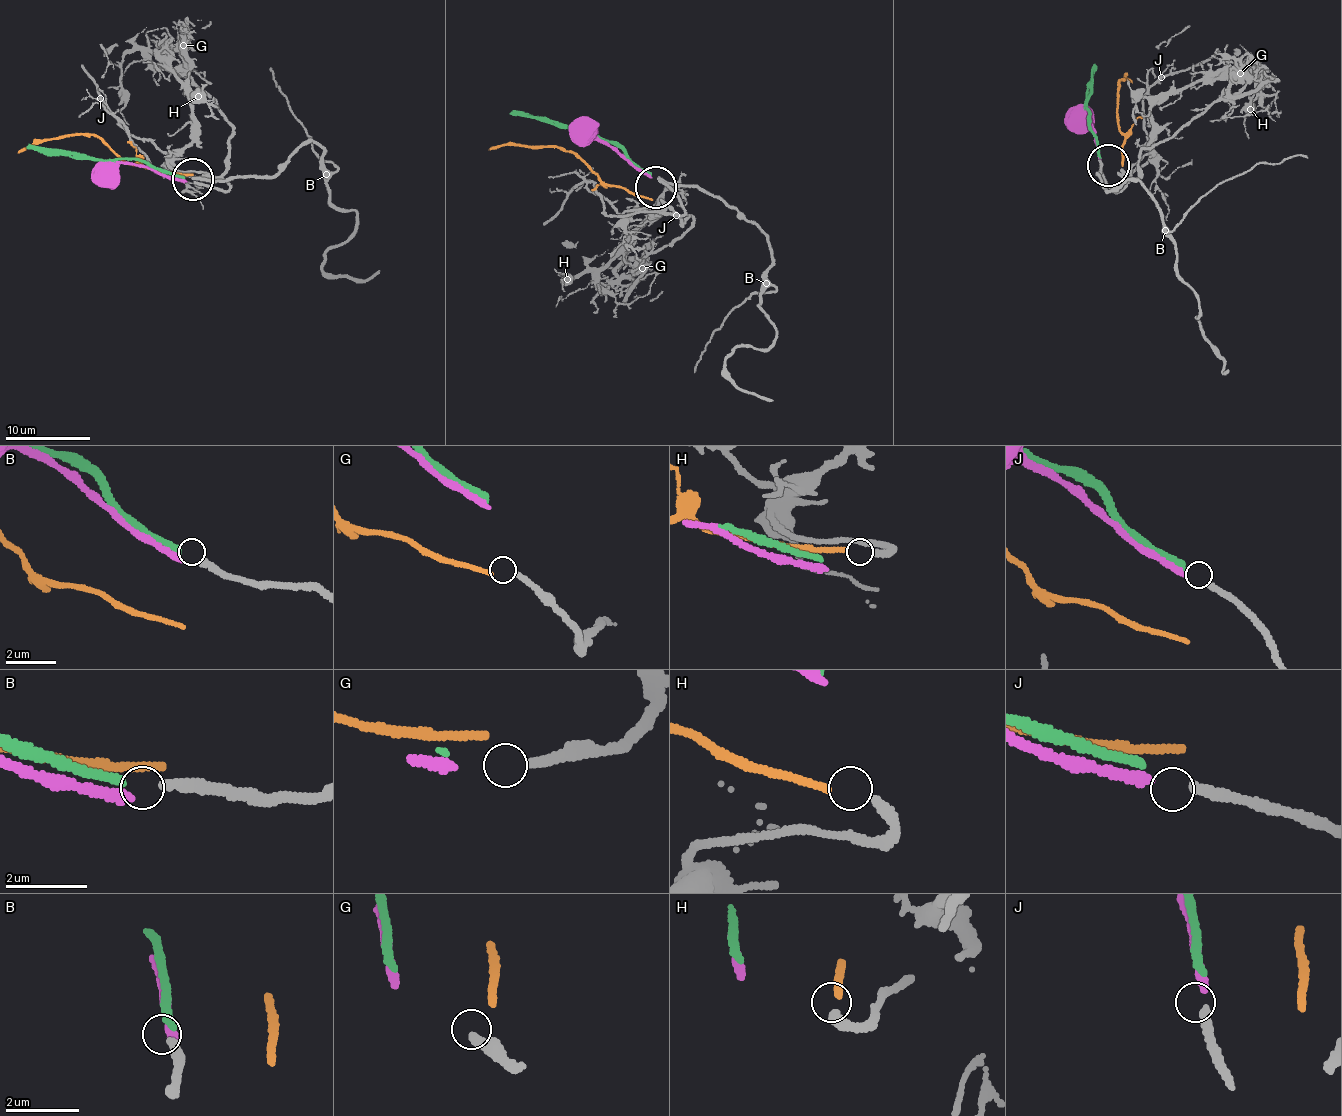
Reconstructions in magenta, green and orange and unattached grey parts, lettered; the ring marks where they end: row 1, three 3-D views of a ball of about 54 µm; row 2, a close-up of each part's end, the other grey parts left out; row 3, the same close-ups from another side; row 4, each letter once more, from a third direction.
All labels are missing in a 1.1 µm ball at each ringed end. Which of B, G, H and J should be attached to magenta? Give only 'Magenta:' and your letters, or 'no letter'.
Magenta: J

